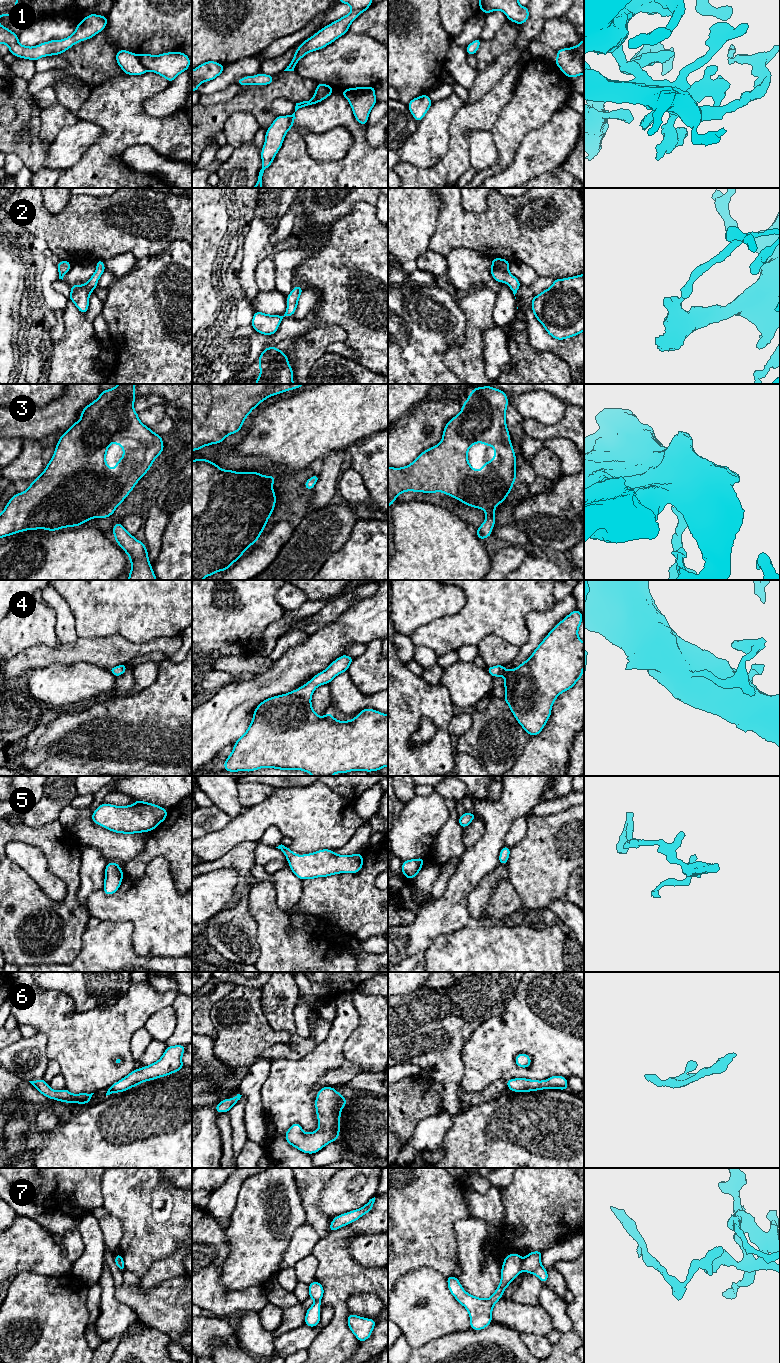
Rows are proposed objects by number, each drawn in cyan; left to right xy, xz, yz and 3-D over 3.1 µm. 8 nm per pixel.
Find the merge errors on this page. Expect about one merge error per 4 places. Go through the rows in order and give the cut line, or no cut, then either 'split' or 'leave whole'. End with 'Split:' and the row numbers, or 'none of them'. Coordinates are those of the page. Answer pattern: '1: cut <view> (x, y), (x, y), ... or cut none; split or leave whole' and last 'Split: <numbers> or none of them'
1: cut none; leave whole
2: cut none; leave whole
3: cut none; leave whole
4: cut none; leave whole
5: cut none; leave whole
6: cut none; leave whole
7: cut yz (522, 1260), (520, 1270); split
Split: 7

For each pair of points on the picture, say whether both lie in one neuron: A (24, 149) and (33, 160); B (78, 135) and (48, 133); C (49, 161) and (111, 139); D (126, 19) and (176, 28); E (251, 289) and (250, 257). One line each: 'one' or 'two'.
A: one
B: two
C: two
D: one
E: one

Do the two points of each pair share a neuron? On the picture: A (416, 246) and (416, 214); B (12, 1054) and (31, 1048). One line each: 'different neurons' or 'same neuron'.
A: same neuron
B: same neuron

